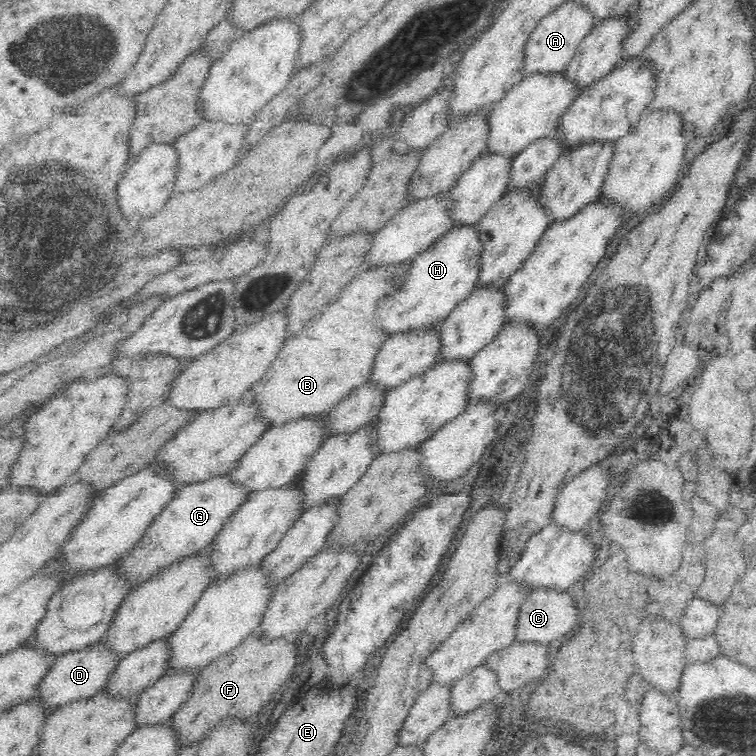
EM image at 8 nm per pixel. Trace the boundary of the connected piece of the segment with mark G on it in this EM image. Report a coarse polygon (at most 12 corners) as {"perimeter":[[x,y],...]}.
{"perimeter":[[180,486],[114,564],[131,590],[209,546],[248,496]]}

